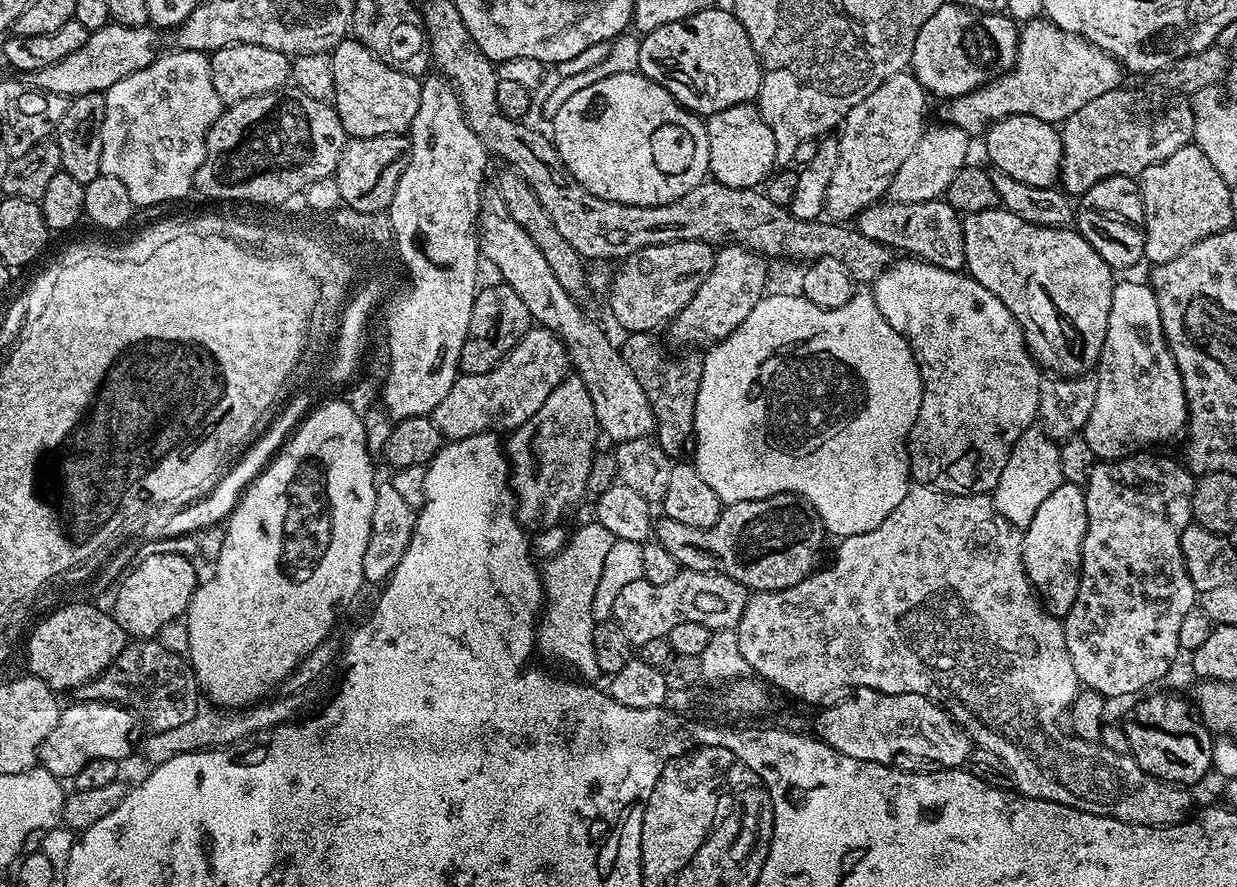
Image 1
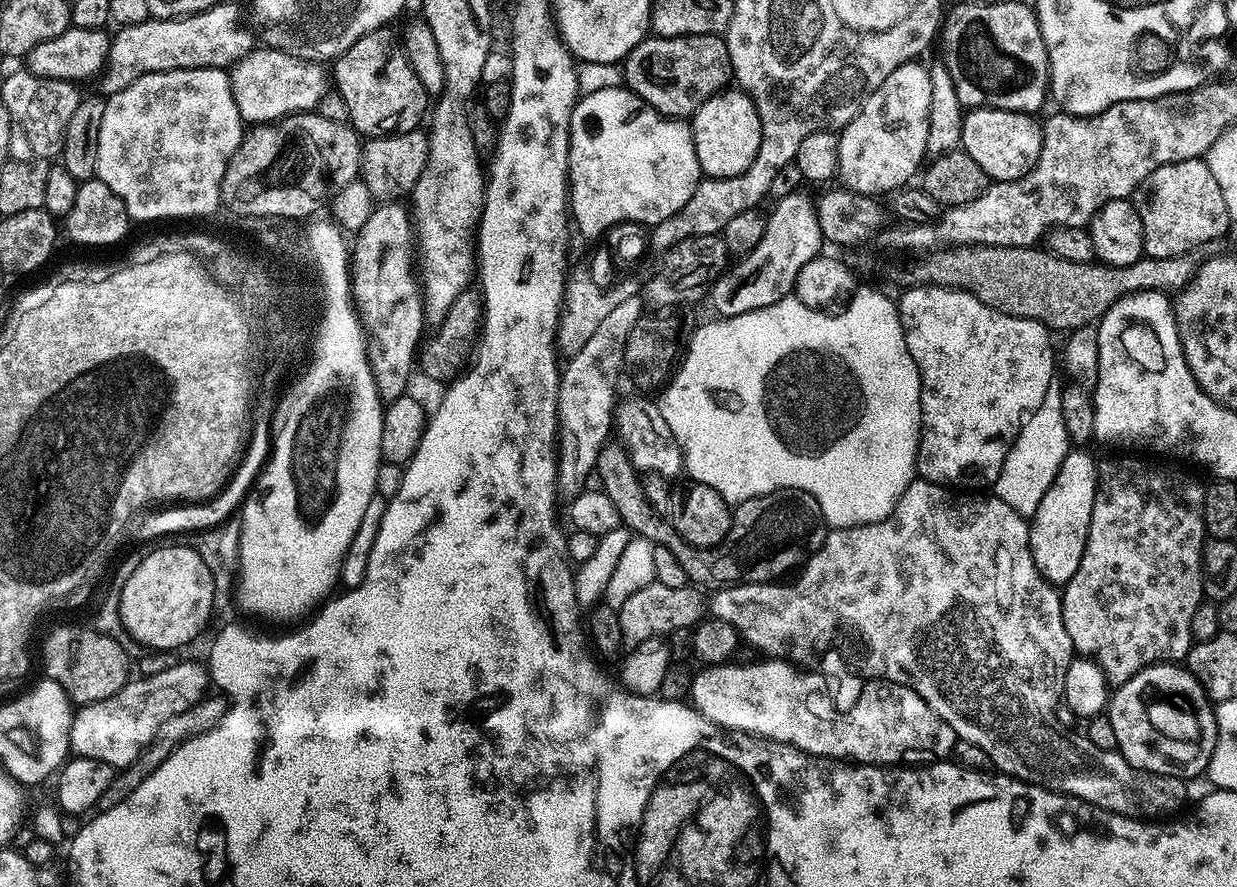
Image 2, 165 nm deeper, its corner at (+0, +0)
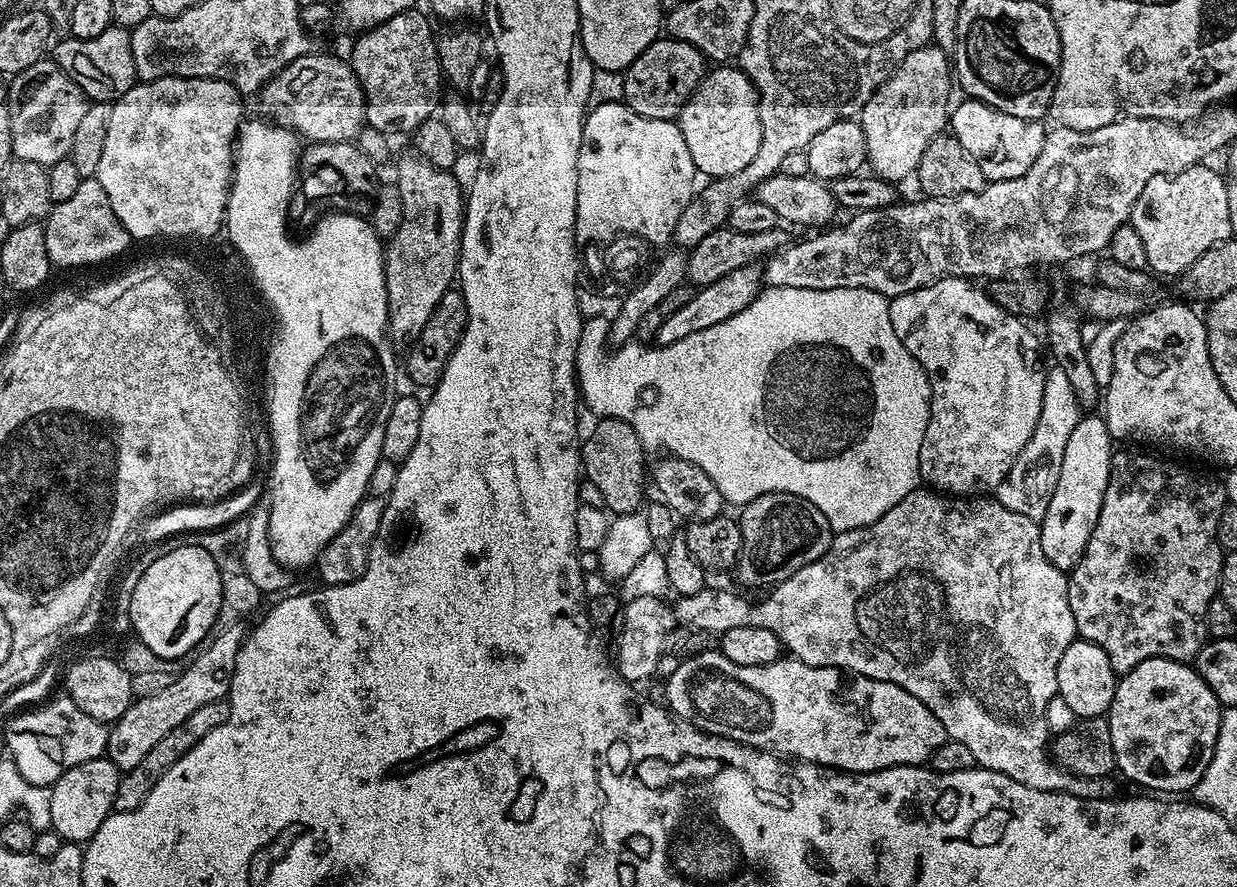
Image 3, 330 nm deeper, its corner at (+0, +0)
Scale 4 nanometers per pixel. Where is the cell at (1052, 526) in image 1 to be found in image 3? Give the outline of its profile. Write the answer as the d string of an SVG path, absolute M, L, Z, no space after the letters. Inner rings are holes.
M1081 415L1078 426L1070 430L1070 439L1066 441L1058 486L1050 498L1050 506L1046 506L1044 519L1039 521L1042 554L1046 554L1046 558L1050 558L1052 565L1060 572L1068 574L1078 566L1086 550L1086 542L1090 542L1094 534L1110 478L1113 451L1114 441L1103 415Z

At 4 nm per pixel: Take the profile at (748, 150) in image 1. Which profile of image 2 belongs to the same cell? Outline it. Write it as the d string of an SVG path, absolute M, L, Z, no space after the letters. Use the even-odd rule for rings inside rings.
M725 90L711 96L690 117L692 141L698 154L701 173L708 178L737 176L756 160L764 131L754 102L743 90Z

